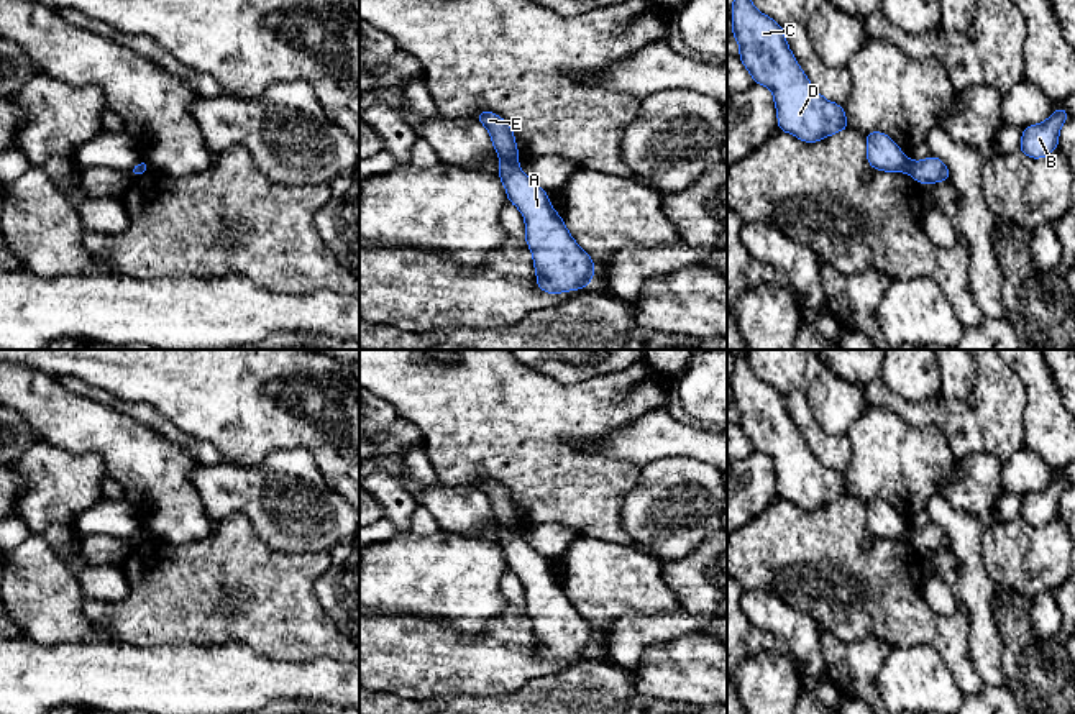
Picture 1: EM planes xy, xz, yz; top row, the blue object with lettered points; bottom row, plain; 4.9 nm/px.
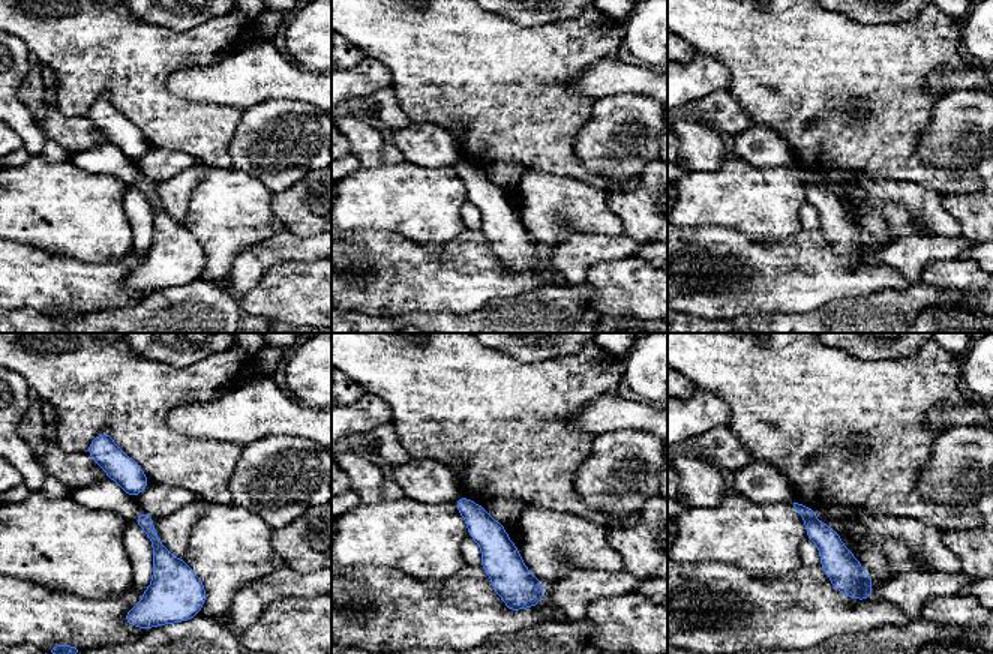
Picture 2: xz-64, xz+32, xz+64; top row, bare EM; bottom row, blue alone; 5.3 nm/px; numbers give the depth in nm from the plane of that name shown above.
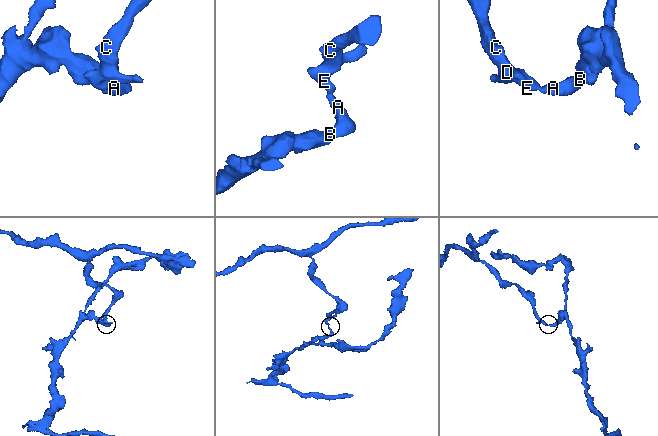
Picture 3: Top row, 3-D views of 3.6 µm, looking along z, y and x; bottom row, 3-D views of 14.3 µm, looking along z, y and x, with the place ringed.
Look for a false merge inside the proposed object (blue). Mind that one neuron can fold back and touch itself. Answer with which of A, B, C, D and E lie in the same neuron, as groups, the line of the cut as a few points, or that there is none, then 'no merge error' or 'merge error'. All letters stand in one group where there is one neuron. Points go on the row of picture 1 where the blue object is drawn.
groups A B / C D E; cut xz (501, 158), (516, 163); merge error

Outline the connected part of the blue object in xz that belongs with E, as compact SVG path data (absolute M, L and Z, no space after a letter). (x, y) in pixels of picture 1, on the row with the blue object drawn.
M481 110L476 120L489 131L497 156L504 161L517 162L520 154L509 121L489 110Z

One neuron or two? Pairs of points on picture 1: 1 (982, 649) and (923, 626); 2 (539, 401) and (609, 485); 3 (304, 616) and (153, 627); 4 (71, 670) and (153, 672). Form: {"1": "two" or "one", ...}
{"1": "two", "2": "one", "3": "one", "4": "one"}

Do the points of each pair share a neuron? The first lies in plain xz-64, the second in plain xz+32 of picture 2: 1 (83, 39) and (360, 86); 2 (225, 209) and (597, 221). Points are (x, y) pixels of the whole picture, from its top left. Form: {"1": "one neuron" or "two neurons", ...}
{"1": "two neurons", "2": "one neuron"}

